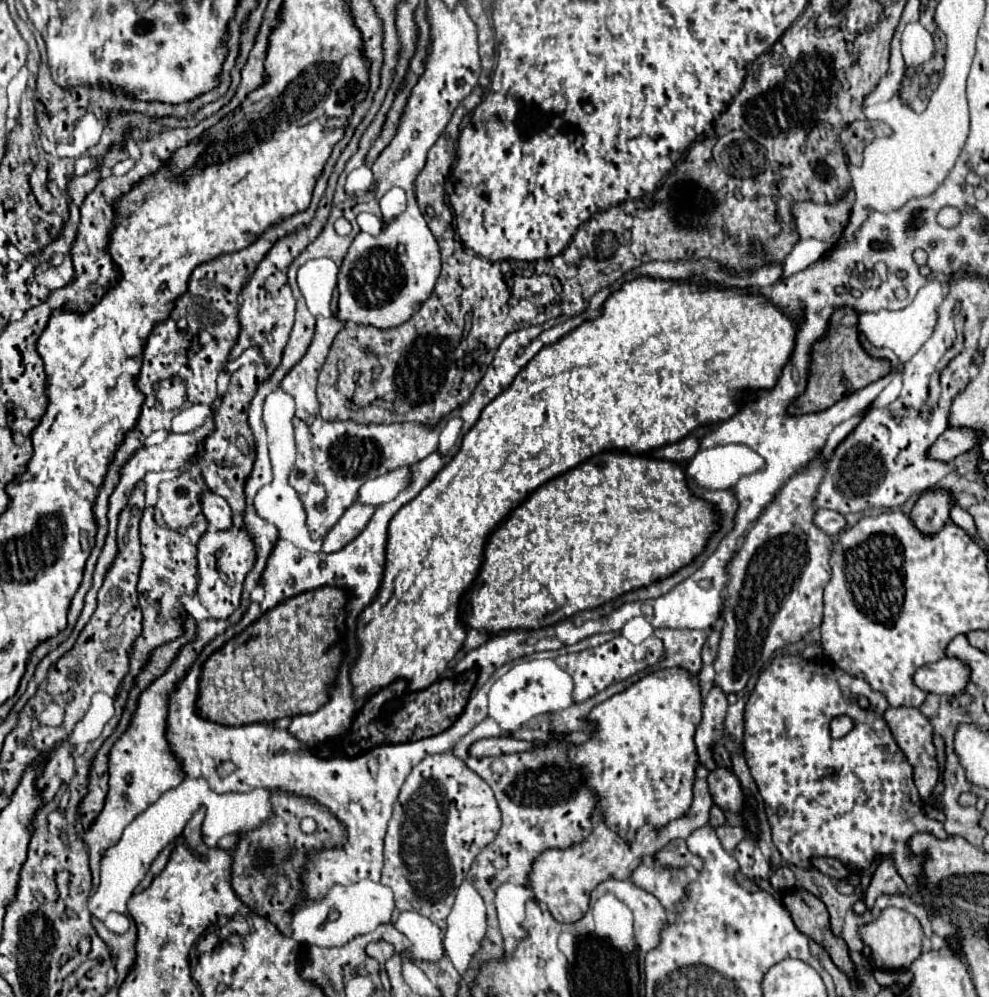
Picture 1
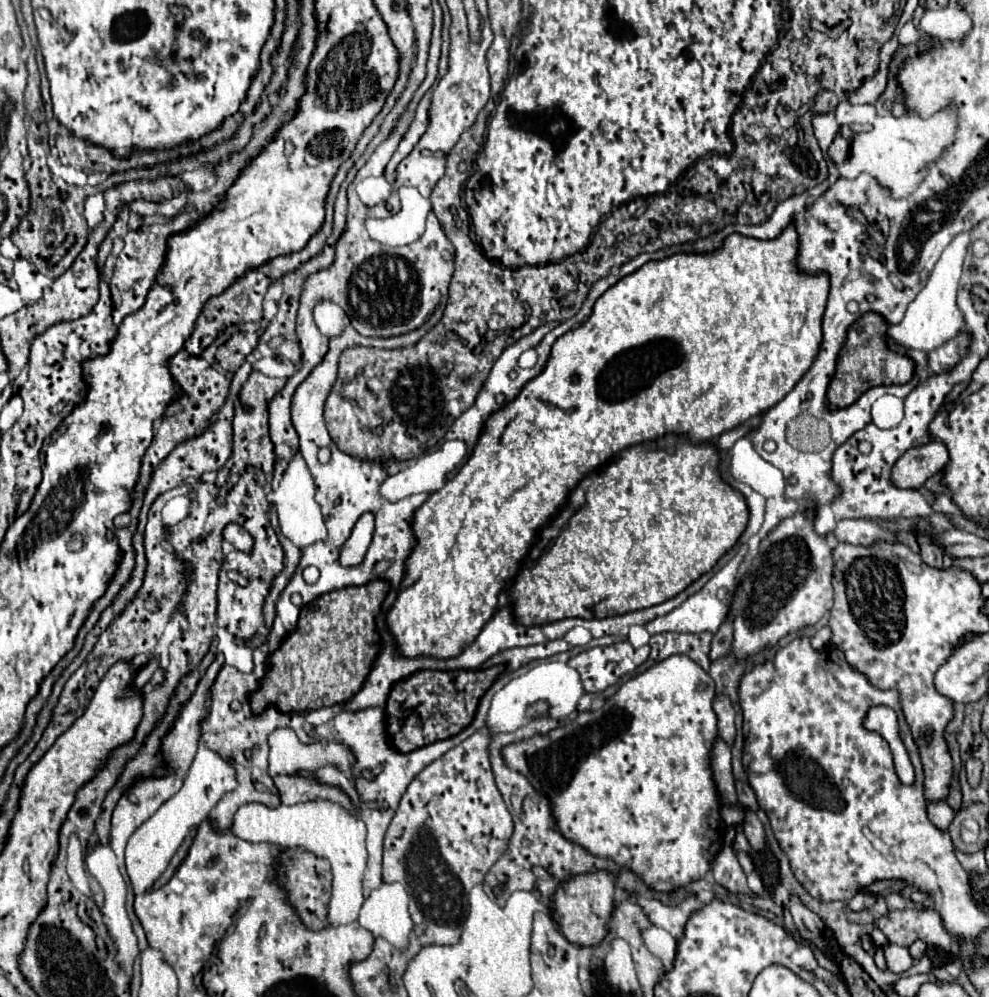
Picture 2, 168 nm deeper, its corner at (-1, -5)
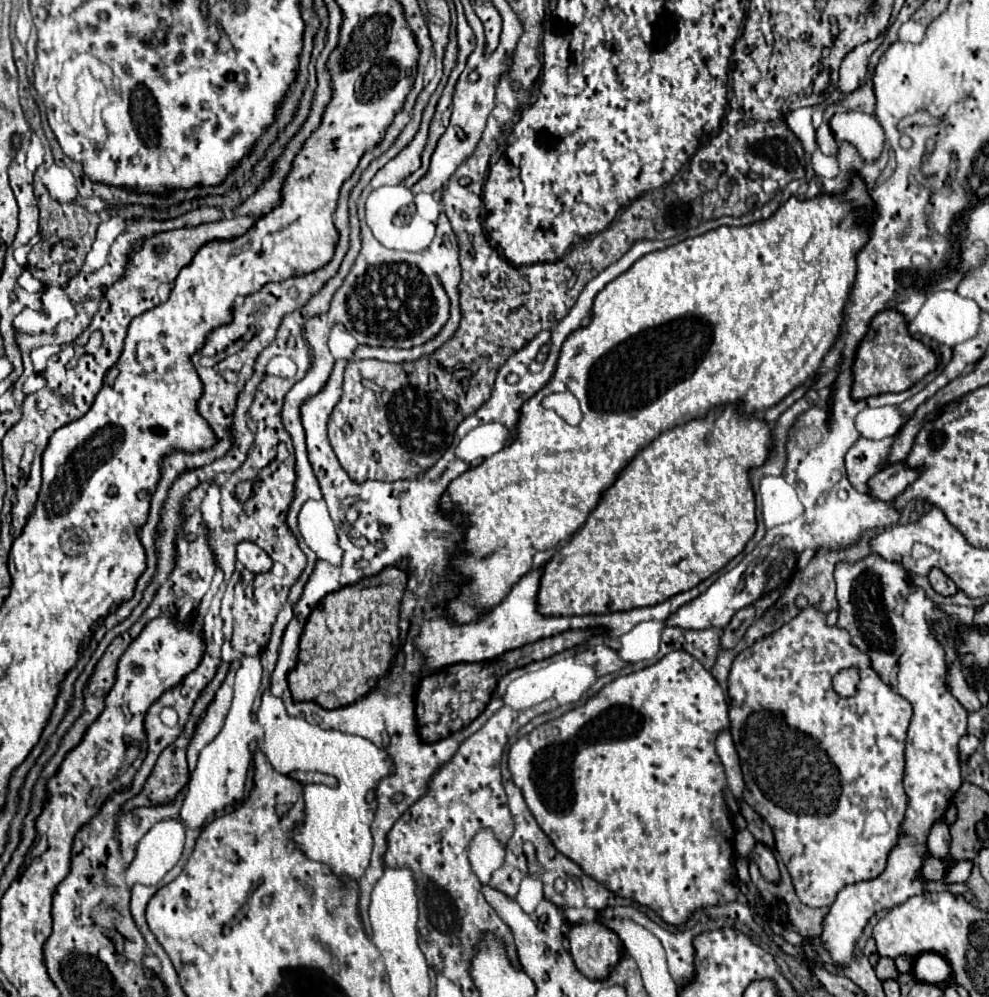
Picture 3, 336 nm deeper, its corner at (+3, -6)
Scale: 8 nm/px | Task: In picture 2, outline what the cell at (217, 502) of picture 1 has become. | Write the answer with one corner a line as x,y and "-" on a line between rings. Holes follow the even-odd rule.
237,524
225,526
223,538
225,538
235,550
239,550
239,552
247,552
247,554
249,554
249,552
253,550
253,538
251,538
251,534
249,534
245,528
237,526

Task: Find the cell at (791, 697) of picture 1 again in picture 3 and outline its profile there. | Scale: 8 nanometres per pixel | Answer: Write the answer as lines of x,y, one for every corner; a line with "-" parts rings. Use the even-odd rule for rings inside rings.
813,607
803,609
791,623
783,625
773,635
763,637
757,643
753,643
751,647
743,649
733,661
727,685
729,685
729,699
731,699
731,707
729,707
731,735
733,735
737,753
741,757
741,769
743,769
743,779
745,779
743,799
773,829
777,853
783,859
783,863
785,863
785,867
787,867
787,871
793,879
793,887
795,887
797,897
807,907
825,907
825,905
831,905
835,901
837,893
845,885
851,885
851,883
857,883
857,881
869,881
869,879
875,879
877,875
881,875
887,867
887,857
889,857
891,849
899,843
901,825
903,825
905,811
907,811
907,805
909,805
909,797
905,795
905,789
903,789
903,775
905,775
905,737
907,737
909,719
913,715
911,703
879,679
879,675
869,667
869,659
865,659
865,655
861,655
861,651
857,651
851,645
847,631
841,631
839,627
827,627
825,615
819,613
-
849,667
859,667
861,681
857,685
855,695
841,697
841,695
835,693
831,681
839,671
849,669

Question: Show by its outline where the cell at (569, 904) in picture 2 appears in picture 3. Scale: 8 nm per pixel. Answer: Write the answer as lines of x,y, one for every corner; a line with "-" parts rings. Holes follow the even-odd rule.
599,919
573,925
567,941
577,969
589,979
605,979
621,955
617,935

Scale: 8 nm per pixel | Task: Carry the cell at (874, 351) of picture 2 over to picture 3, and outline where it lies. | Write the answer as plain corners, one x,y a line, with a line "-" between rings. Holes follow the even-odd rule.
885,309
877,313
867,329
867,335
861,339
855,357
853,357
853,385
851,385
851,397
855,401
879,395
879,393
899,393
907,391
911,385
915,385
925,373
933,371
937,365
937,355
929,349
925,349
923,343
911,339
911,335
905,331
903,315

